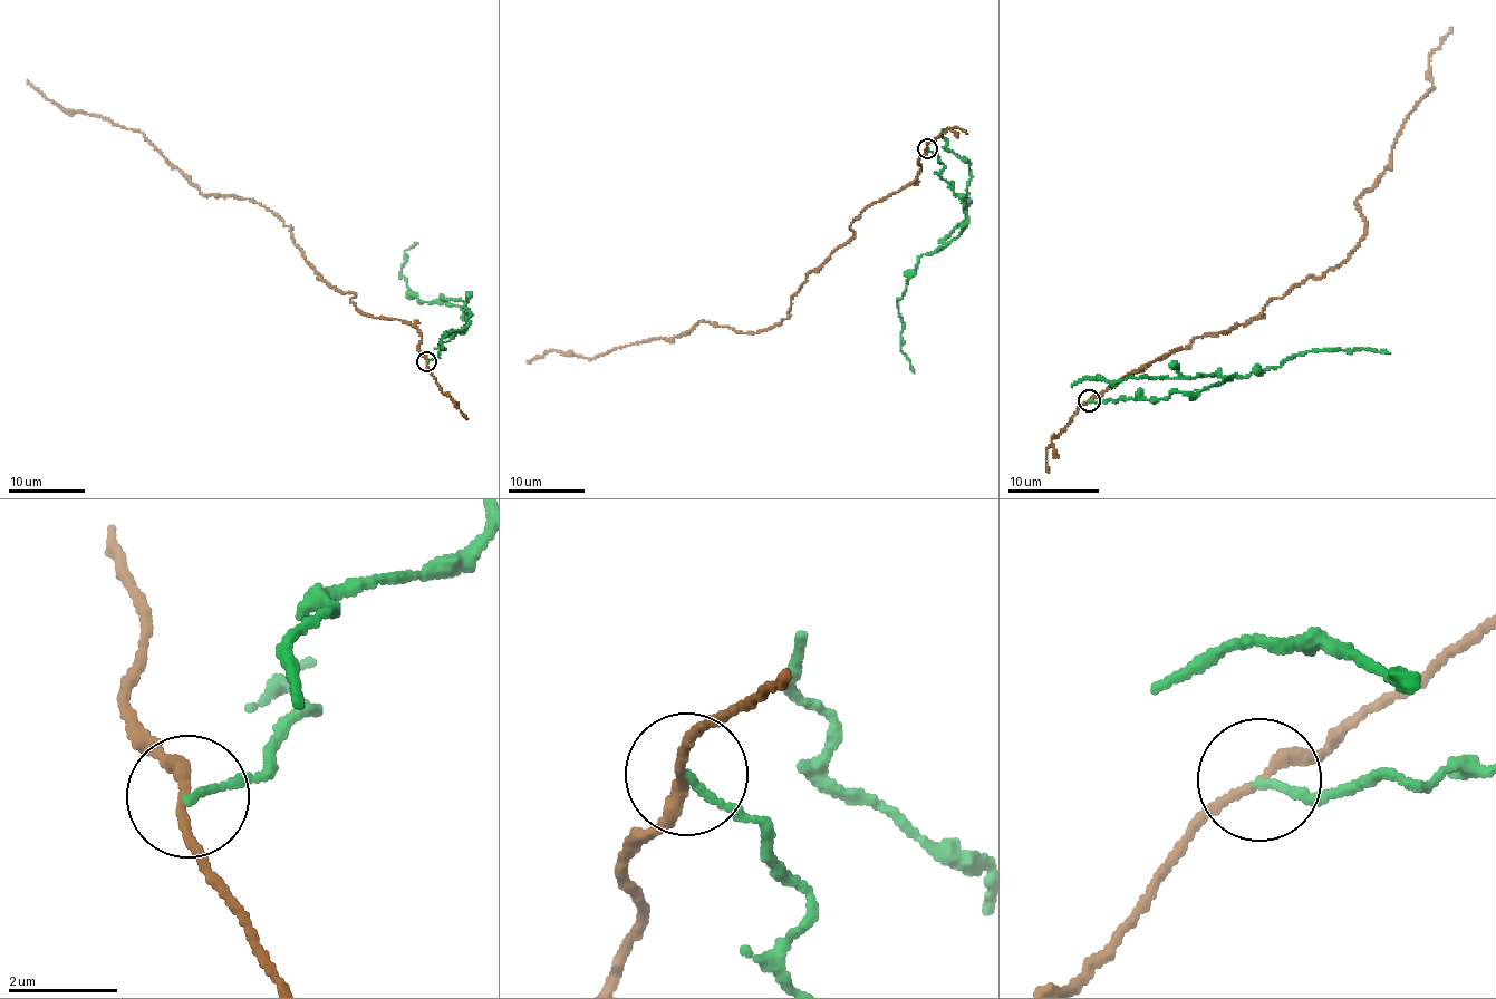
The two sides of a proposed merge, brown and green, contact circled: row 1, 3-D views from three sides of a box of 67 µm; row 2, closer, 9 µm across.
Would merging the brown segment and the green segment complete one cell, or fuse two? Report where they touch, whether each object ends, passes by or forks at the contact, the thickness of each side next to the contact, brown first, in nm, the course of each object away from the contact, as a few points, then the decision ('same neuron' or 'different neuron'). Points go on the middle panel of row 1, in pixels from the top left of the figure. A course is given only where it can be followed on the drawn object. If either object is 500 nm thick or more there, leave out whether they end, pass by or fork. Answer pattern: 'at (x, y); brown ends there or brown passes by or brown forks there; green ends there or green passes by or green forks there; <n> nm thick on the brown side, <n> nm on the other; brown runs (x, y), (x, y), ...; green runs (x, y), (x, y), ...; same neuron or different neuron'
at (927, 148); brown passes by; green ends there; 200 nm thick on the brown side, 120 nm on the other; brown runs (926, 147), (917, 177), (852, 220), (775, 325), (700, 321), (592, 358), (551, 349), (527, 361); green runs (926, 147), (963, 200), (967, 222), (944, 246), (923, 254), (897, 302), (900, 350), (914, 372); different neuron

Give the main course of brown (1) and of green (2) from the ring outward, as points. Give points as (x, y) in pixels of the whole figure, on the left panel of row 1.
1: (426, 360), (417, 328), (360, 313), (278, 215), (248, 199), (201, 194), (137, 129), (63, 110), (27, 79)
2: (426, 360), (464, 329), (469, 313), (445, 302), (421, 304), (399, 273), (404, 252), (418, 243)

